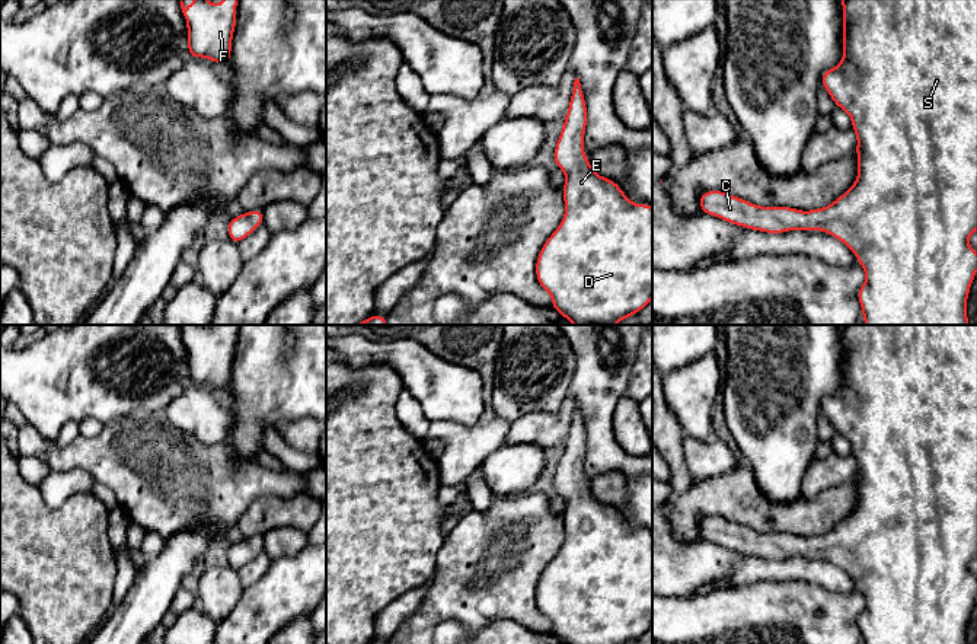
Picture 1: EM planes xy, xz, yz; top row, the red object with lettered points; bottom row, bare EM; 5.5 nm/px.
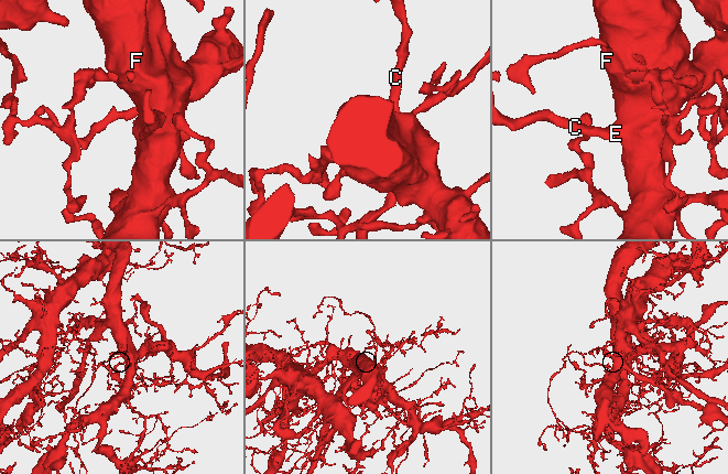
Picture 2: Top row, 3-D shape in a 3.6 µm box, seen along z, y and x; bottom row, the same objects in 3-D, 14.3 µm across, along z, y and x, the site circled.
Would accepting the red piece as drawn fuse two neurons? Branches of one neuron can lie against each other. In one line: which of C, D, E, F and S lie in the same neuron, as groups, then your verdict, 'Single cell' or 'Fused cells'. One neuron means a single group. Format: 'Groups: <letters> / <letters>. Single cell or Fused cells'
Groups: C D E F S. Single cell

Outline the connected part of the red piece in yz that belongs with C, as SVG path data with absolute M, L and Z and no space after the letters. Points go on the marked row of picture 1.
M842 0L843 4L843 60L821 74L836 106L852 118L856 133L858 178L836 201L824 208L802 211L792 207L760 207L743 198L715 189L700 194L703 213L728 223L766 232L820 230L843 242L858 258L866 280L858 291L865 325L968 325L967 299L977 271L977 254L968 237L977 230L977 0Z

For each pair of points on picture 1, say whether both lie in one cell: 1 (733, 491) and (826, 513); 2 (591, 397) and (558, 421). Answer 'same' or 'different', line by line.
1: same
2: different

